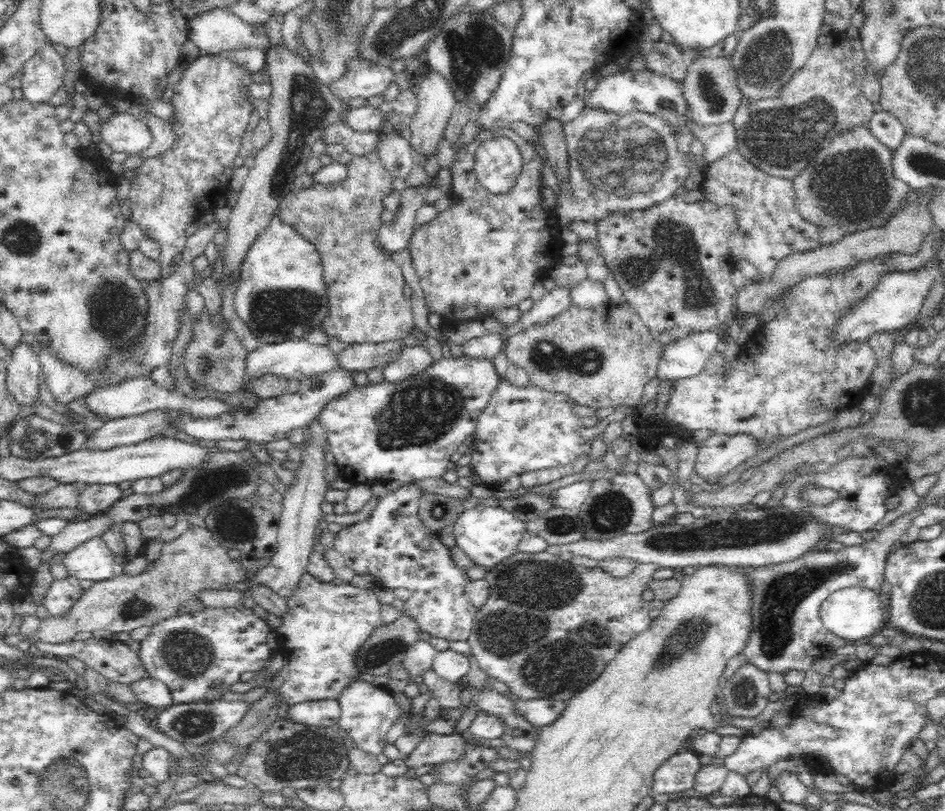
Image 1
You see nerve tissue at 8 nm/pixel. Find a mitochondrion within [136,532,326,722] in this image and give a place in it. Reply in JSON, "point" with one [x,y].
{"point":[189,653]}

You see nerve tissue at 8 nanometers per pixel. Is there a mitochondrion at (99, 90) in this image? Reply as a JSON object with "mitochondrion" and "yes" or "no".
{"mitochondrion":"no"}

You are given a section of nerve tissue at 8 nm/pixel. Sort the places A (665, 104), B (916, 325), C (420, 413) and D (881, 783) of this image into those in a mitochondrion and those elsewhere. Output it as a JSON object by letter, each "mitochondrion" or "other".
{"A":"mitochondrion","B":"other","C":"mitochondrion","D":"other"}

